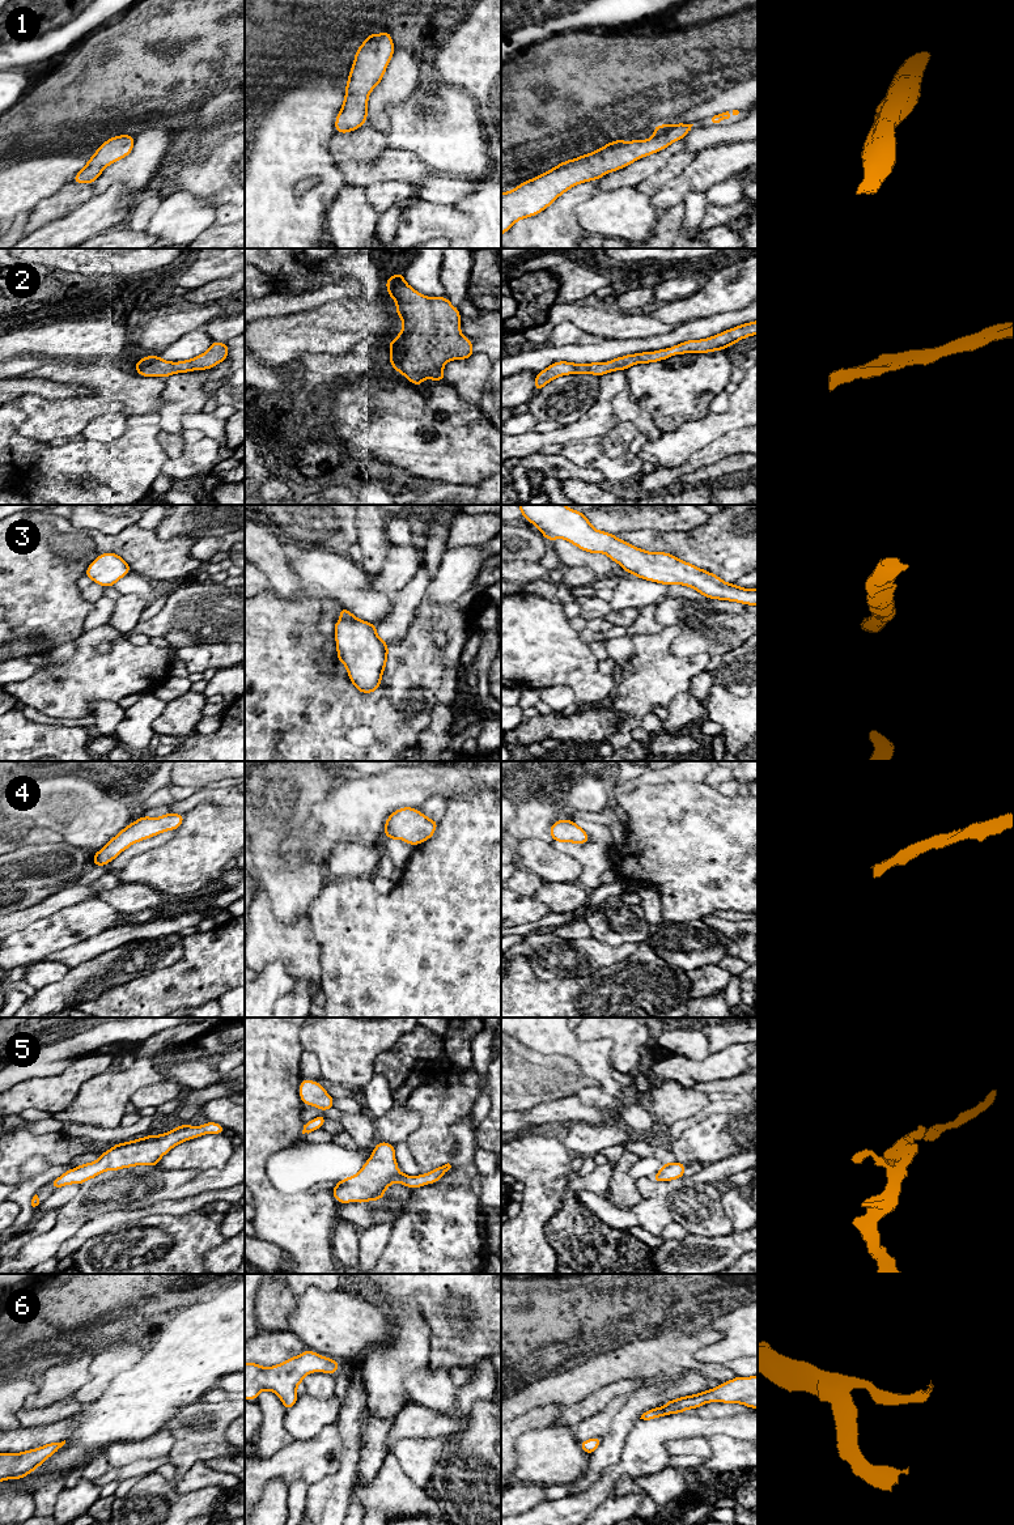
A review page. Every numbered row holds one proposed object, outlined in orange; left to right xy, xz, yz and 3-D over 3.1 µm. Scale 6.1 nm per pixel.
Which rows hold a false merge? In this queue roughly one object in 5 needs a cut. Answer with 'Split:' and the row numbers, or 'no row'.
Split: no row

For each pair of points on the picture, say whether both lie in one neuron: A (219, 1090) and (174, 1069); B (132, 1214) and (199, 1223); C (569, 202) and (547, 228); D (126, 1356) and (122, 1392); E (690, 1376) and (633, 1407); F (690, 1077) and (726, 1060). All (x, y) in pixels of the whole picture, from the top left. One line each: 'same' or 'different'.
A: different
B: different
C: same
D: different
E: same
F: same

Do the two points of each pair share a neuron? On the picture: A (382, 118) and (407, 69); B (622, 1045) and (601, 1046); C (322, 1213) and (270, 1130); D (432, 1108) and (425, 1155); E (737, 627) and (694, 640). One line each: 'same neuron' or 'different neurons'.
A: same neuron
B: different neurons
C: same neuron
D: same neuron
E: same neuron

